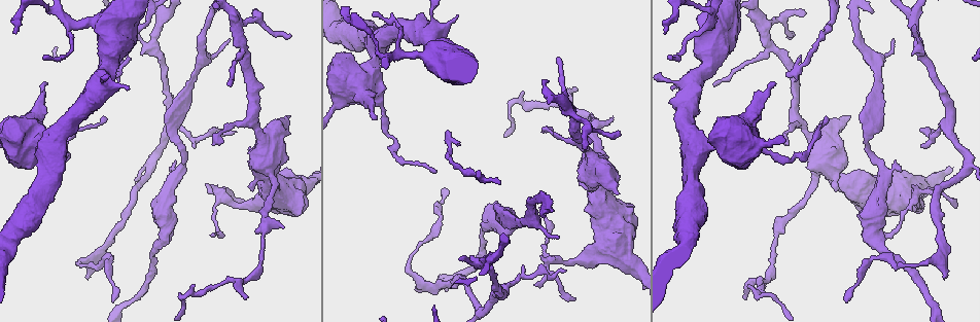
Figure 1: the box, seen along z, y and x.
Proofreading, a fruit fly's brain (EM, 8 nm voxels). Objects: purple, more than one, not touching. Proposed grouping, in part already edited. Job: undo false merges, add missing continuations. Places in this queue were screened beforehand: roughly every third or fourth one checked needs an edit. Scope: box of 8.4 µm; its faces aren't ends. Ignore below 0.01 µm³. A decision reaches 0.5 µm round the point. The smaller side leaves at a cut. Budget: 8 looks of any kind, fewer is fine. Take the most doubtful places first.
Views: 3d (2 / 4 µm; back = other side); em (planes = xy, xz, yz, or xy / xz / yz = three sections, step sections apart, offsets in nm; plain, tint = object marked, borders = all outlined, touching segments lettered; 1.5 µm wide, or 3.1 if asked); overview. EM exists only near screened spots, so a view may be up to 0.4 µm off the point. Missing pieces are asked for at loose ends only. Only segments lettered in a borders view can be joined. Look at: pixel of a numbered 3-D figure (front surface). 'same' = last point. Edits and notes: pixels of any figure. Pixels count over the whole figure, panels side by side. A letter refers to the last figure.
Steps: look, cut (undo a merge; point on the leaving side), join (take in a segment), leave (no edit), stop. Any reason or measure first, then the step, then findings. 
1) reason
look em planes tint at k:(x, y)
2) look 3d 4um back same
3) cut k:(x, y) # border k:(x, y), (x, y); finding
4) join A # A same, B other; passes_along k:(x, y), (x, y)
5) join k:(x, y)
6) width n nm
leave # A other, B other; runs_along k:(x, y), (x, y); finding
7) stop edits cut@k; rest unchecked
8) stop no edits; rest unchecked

free end
look 3d 2um at 1:(458, 259)

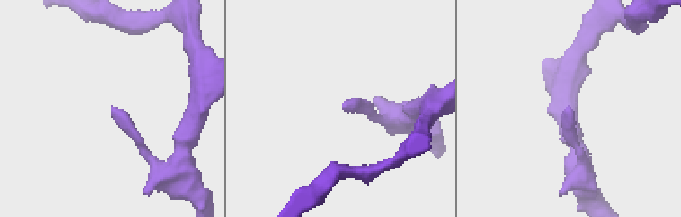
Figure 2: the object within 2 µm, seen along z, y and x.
now the EM
look em xz step 8 tint at 2:(112, 105)

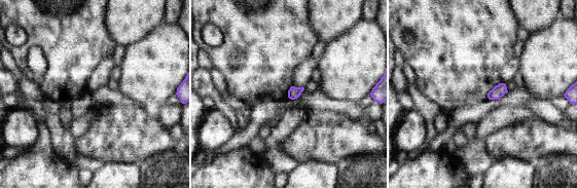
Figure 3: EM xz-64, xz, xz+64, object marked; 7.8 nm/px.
cut it another way
look em planes borders same

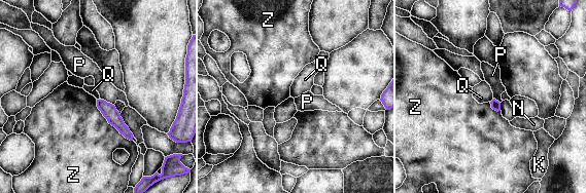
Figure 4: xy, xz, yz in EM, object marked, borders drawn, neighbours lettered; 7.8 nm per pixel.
leave # K other, N other, P other, Q other, Z other; runs_along 4:(99, 102), (130, 137); no lettered segment goes on from it

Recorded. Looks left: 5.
an open end
look 3d 4um at 1:(170, 170)

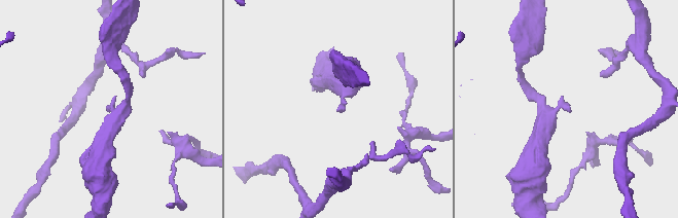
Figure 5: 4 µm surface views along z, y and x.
shape alone is not enough
look em planes tint at 5:(343, 111)

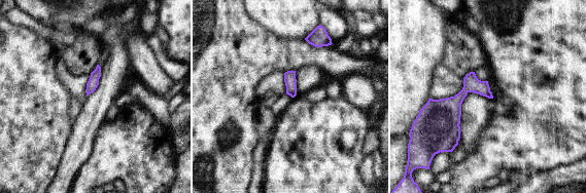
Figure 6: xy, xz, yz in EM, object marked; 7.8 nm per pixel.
what lies round it
look em planes borders same

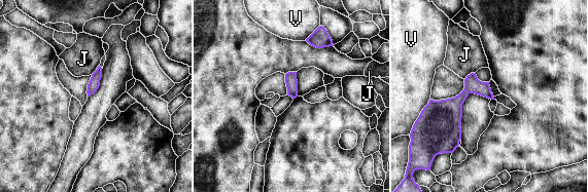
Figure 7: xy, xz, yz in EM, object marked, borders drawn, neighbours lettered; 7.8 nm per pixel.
leave # J other, V other; border 7:(475, 72), (472, 72), (464, 79); none of them fits

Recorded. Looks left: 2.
three arms meet
look em planes borders at 1:(950, 122)

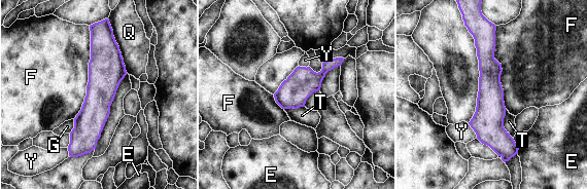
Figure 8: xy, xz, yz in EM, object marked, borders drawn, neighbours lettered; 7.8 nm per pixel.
width 240 nm
leave # E other, F other, G other, Q other, T other, Y other; runs_along 8:(486, 37), (490, 131), (507, 157); continuous, no second neuron

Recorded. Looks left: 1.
stop no edits; rest unchecked

